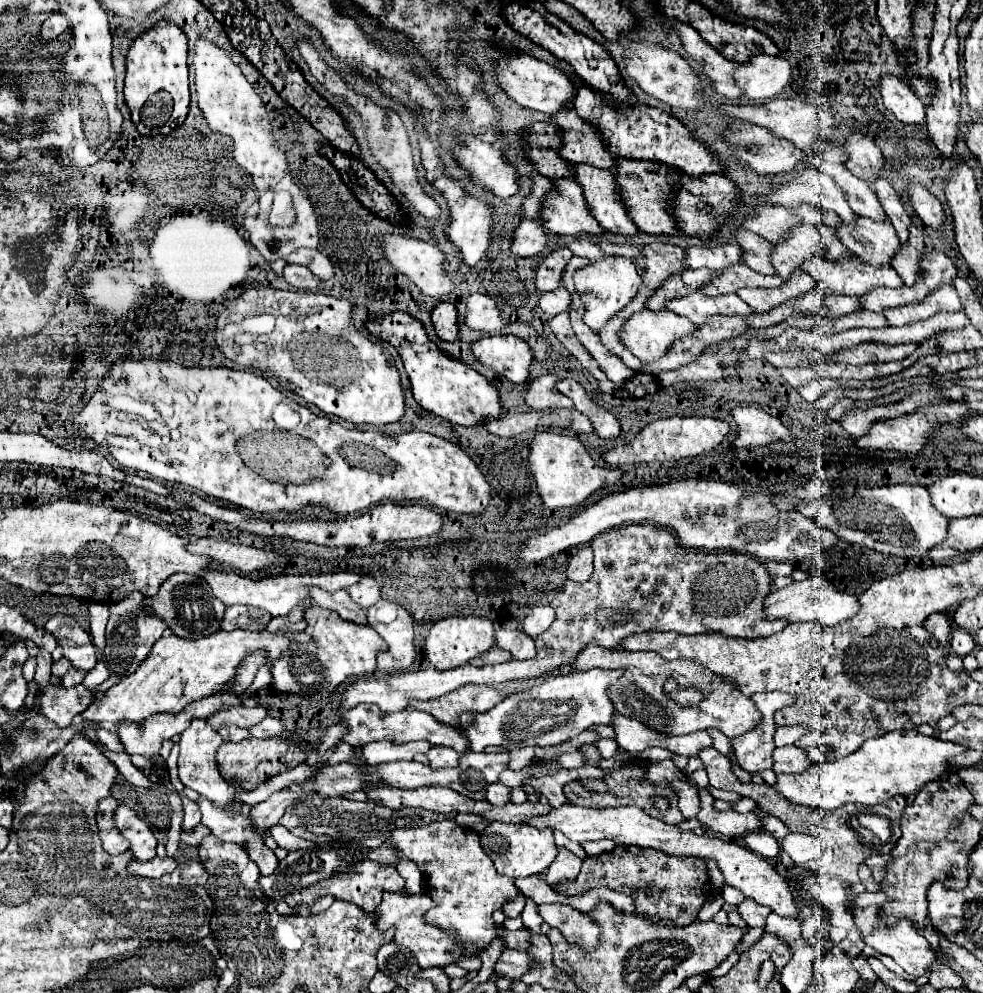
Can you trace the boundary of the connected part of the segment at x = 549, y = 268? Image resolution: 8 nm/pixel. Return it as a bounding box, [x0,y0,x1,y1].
[535,248,573,292]

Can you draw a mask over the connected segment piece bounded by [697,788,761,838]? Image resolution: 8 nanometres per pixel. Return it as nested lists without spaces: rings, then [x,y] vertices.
[[[699,788],[699,798],[701,798],[701,810],[697,814],[697,820],[713,832],[739,838],[739,836],[745,836],[745,834],[761,828],[759,818],[751,812],[749,814],[739,814],[735,810],[715,812],[713,810],[713,796],[705,788]]]

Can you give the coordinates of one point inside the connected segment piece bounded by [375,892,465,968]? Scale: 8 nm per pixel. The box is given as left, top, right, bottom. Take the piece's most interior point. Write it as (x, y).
(431, 946)

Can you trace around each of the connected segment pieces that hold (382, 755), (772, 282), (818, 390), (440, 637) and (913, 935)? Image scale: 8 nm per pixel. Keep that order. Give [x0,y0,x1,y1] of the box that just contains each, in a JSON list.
[[363,740,431,766],[703,264,785,296],[797,380,829,402],[425,616,495,670],[865,920,937,976]]

